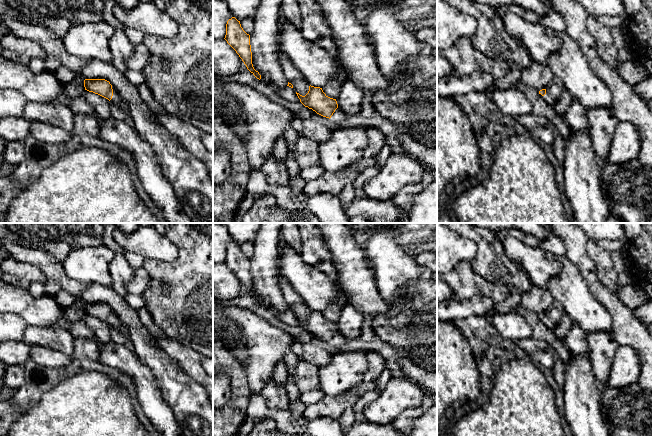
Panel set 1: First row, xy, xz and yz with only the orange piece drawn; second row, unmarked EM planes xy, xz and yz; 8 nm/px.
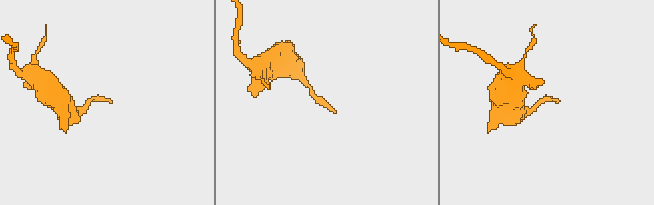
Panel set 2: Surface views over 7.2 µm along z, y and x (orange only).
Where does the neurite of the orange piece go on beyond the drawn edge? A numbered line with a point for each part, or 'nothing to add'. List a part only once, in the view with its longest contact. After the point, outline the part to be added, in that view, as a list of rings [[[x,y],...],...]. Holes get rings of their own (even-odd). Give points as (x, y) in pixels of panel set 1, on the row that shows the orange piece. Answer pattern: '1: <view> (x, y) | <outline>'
1: xy (116, 98) | [[[113,86],[112,89],[113,89],[113,96],[110,101],[117,103],[120,107],[129,112],[128,104],[121,98],[119,93]]]

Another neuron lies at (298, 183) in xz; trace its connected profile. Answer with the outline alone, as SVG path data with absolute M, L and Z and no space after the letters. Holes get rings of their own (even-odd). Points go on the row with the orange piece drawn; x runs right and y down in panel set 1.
M300 175L296 177L288 176L288 179L289 179L290 184L293 185L294 190L302 189L304 185L306 184L306 181Z

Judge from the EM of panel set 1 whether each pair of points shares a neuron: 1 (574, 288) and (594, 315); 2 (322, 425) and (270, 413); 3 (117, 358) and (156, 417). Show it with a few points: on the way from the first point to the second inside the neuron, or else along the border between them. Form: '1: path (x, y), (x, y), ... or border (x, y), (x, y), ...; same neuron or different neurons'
1: path (574, 295), (587, 308); same neuron
2: path (309, 425), (292, 425), (283, 418); same neuron
3: path (132, 370), (145, 383), (151, 402); same neuron

